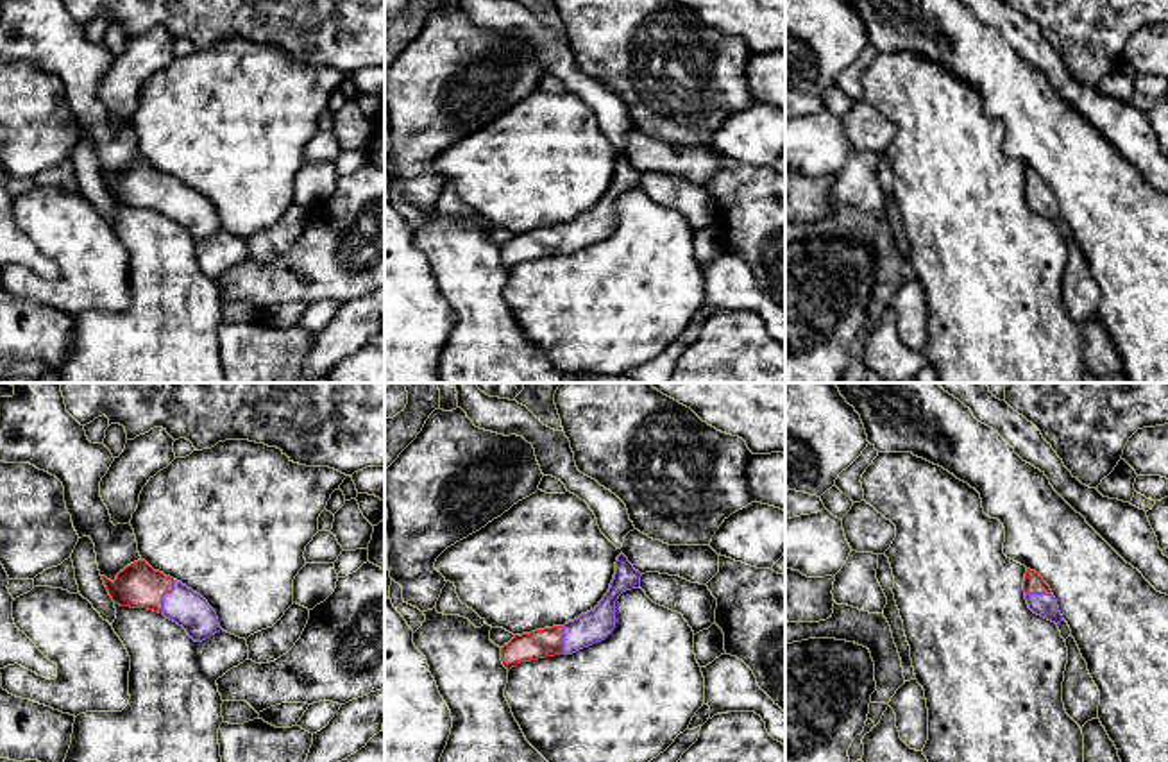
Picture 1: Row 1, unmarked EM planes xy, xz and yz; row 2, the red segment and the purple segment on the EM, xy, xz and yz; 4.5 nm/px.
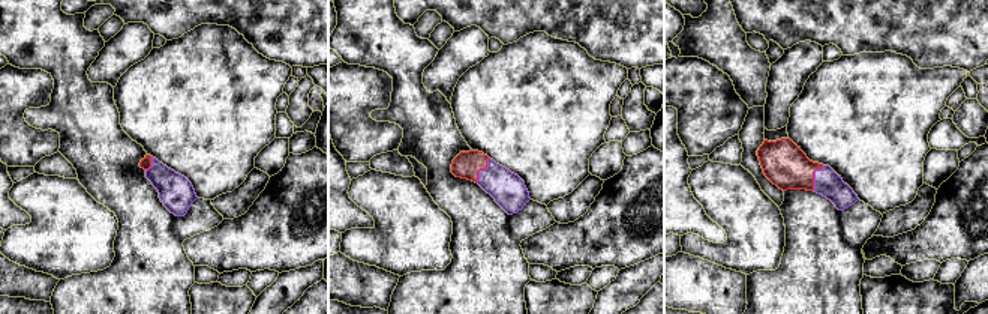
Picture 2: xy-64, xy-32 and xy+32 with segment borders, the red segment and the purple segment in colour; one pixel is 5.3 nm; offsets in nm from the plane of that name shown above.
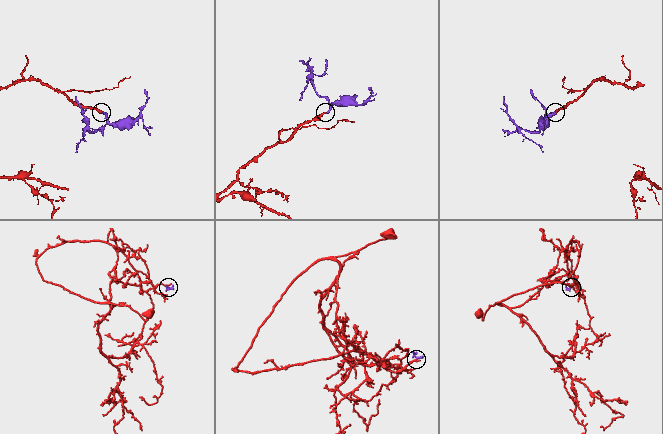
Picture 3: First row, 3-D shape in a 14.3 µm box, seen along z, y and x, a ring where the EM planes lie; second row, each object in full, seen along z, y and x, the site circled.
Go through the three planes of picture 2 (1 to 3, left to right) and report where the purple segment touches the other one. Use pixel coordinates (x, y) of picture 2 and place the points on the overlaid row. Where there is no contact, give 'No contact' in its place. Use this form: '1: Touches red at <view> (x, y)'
1: Touches red at xy-64 (150, 164)
2: Touches red at xy-32 (482, 169)
3: Touches red at xy+32 (813, 176)

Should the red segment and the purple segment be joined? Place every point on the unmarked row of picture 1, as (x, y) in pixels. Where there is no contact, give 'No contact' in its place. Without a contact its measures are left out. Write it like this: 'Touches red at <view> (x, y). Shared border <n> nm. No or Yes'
Touches red at xy (163, 192). Shared border 160 nm. Yes

